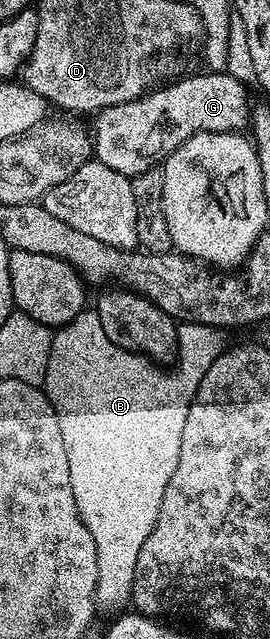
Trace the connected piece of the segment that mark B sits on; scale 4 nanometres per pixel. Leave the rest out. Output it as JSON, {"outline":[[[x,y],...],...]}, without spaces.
{"outline":[[[84,310],[53,333],[44,391],[60,422],[60,438],[64,438],[64,454],[68,454],[68,474],[76,498],[76,510],[84,526],[88,526],[92,542],[96,542],[94,602],[101,611],[103,608],[106,612],[118,614],[125,609],[122,608],[125,604],[131,603],[136,562],[140,559],[144,542],[148,542],[148,534],[152,534],[156,526],[160,502],[164,502],[164,486],[168,486],[172,470],[176,470],[184,421],[196,398],[200,378],[208,374],[208,366],[212,366],[228,347],[226,336],[227,333],[220,328],[179,323],[174,368],[166,369],[149,356],[116,346],[116,342],[104,334],[104,325],[94,310]]]}

